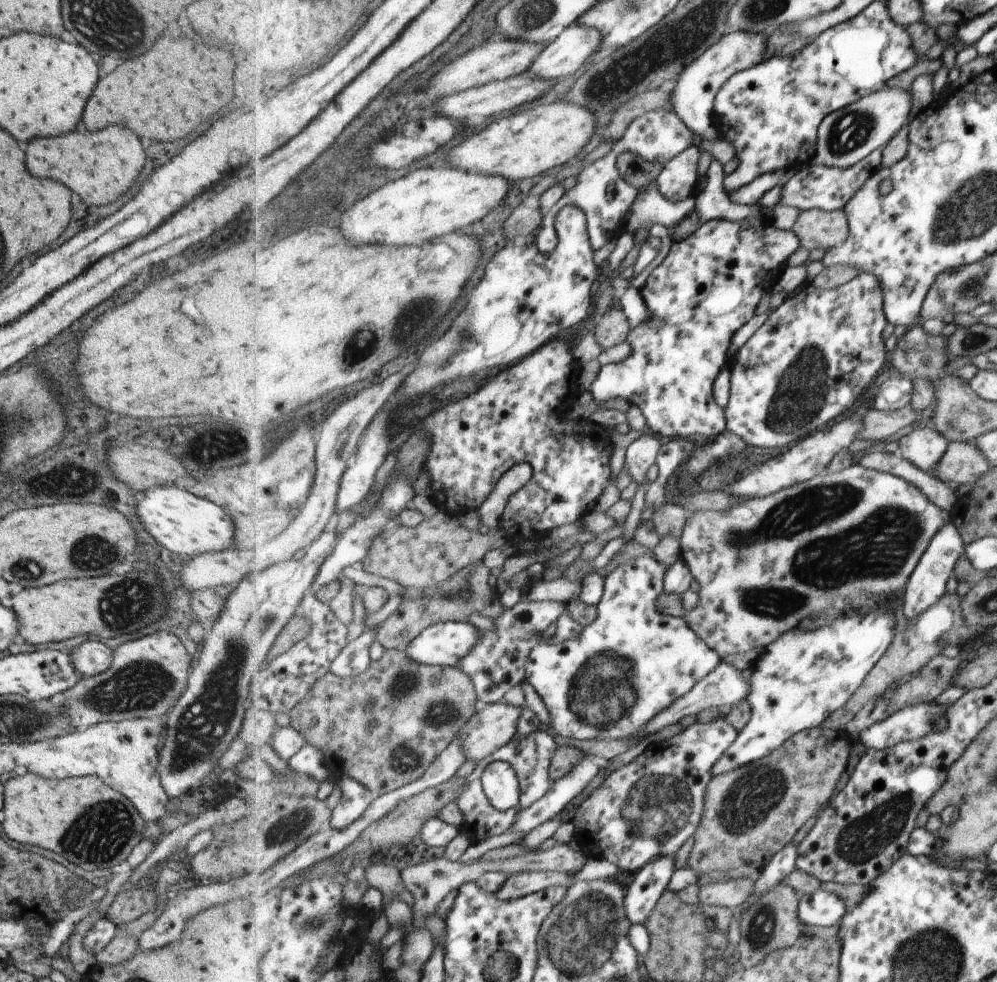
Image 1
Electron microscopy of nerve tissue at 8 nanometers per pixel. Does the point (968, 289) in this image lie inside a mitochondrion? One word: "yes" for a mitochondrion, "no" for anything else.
yes

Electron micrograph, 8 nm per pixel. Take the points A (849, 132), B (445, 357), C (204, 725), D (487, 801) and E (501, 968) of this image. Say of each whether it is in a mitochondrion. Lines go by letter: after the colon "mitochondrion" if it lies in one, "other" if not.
A: mitochondrion
B: mitochondrion
C: mitochondrion
D: other
E: mitochondrion

